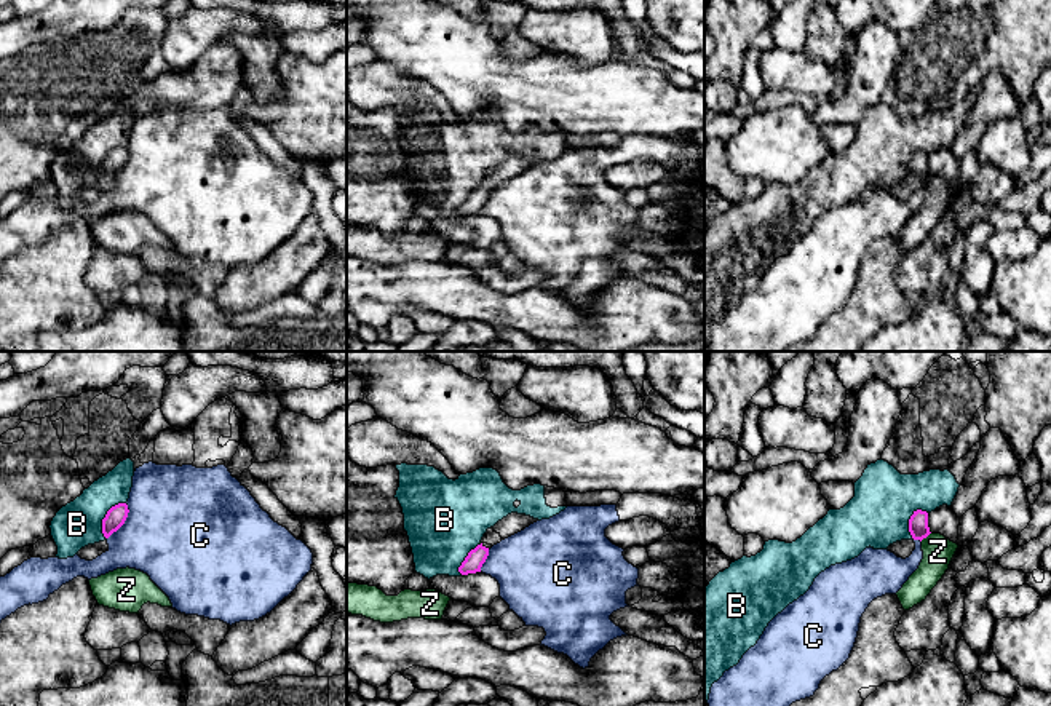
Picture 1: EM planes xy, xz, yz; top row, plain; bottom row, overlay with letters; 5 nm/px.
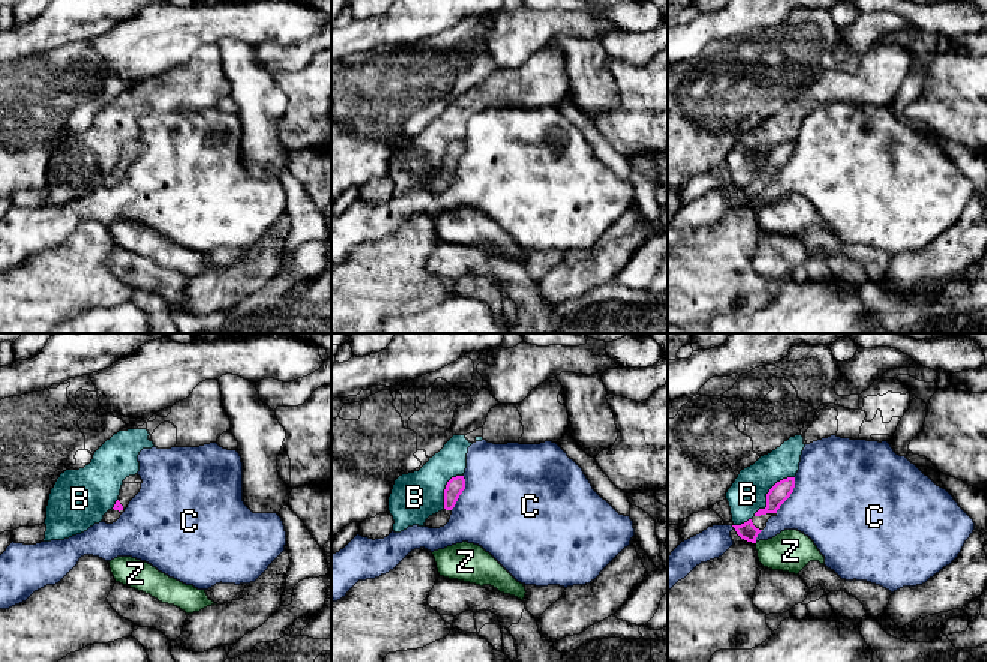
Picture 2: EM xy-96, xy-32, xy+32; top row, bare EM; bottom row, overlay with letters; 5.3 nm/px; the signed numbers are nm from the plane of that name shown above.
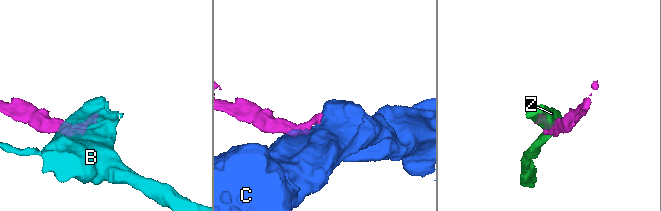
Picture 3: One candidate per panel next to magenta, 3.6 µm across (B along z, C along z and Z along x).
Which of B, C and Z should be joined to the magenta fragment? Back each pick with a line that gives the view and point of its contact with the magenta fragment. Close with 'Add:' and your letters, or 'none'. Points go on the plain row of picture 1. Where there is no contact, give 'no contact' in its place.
Add: none

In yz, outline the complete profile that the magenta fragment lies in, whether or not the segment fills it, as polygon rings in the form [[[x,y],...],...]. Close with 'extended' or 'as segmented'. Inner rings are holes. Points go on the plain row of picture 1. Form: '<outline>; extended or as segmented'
[[[917,152],[909,161],[909,174],[914,182],[923,182],[926,180],[931,174],[928,169],[928,155]]]; as segmented

